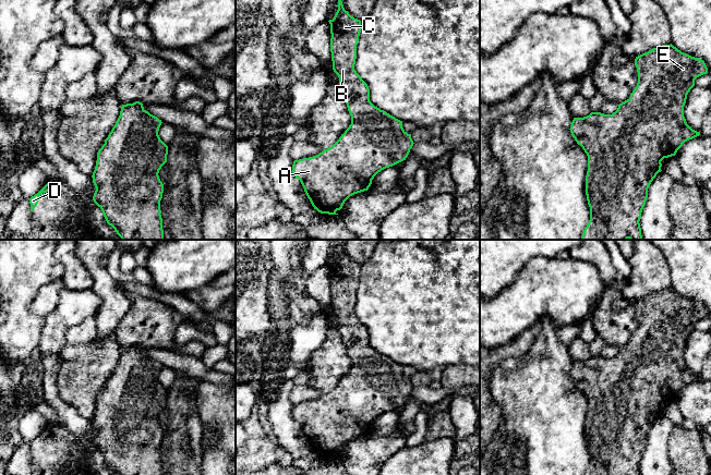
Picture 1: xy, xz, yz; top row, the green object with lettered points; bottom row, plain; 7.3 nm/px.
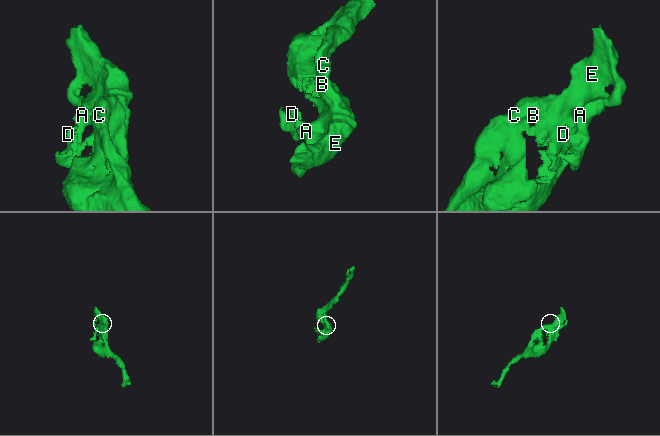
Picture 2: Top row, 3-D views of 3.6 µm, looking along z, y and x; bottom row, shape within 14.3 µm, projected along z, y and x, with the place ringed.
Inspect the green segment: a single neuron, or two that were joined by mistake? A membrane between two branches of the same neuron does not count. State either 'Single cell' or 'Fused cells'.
Single cell

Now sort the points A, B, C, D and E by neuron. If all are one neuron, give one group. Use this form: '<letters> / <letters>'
A B C D E

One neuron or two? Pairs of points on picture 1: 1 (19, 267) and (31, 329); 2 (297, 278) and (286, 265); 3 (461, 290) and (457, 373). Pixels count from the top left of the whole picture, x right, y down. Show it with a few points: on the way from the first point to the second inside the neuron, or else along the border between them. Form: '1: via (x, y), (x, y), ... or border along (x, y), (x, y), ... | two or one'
1: via (19, 282), (19, 314) | one
2: via (293, 275), (287, 268) | one
3: border along (468, 363), (454, 363), (443, 367) | two

